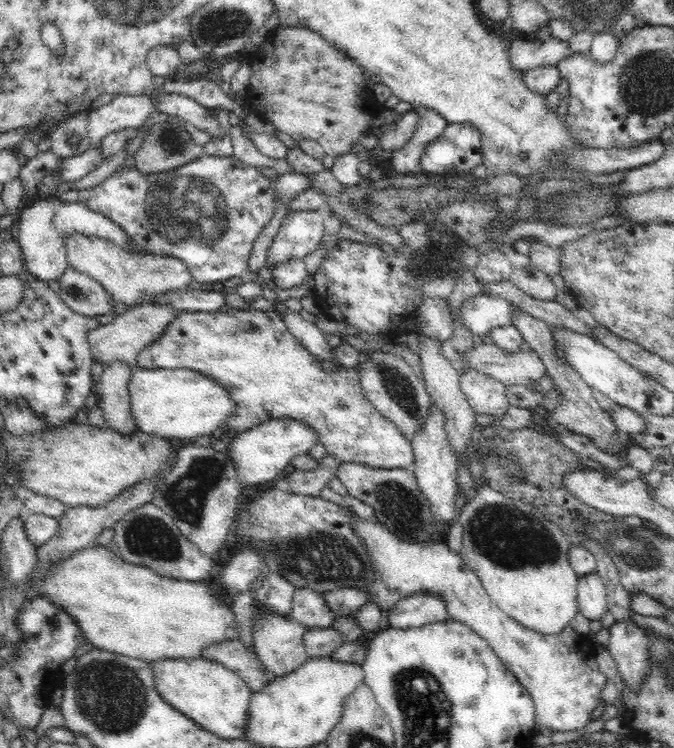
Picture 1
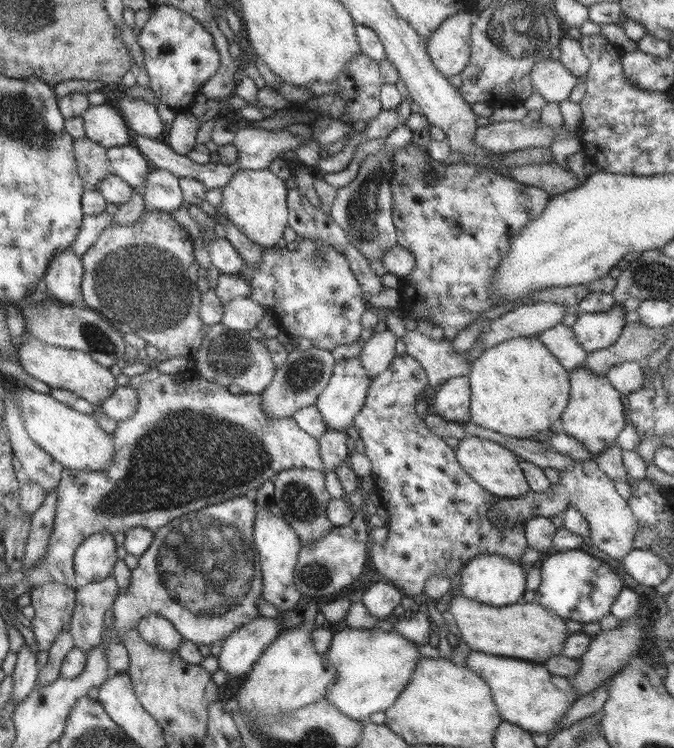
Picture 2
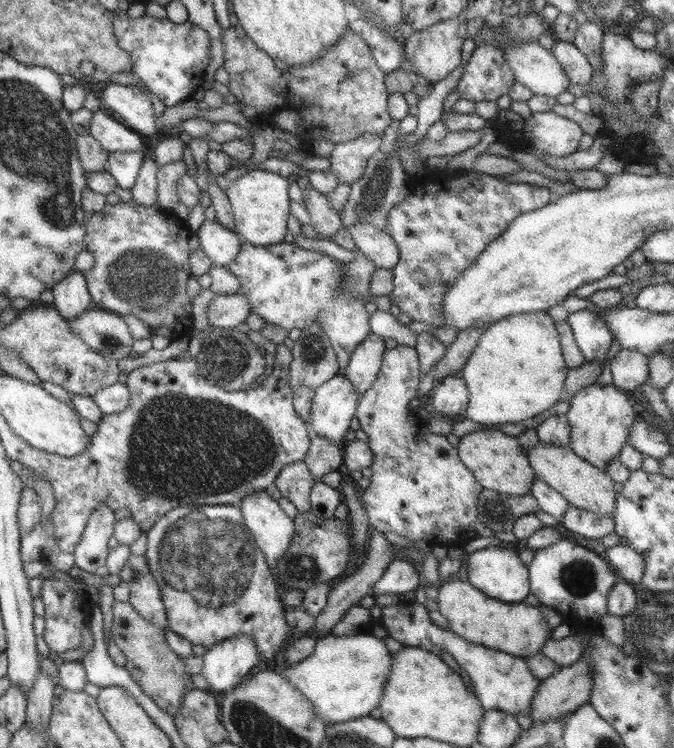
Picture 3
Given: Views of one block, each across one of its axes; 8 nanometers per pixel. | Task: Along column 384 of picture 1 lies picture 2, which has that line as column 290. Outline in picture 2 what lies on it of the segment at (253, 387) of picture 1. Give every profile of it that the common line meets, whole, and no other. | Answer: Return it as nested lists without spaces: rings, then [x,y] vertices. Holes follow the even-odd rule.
[[[151,369],[144,374],[134,375],[130,378],[130,388],[134,388],[138,394],[138,407],[132,419],[122,421],[117,424],[117,430],[112,434],[112,442],[116,455],[111,462],[111,465],[104,470],[74,470],[65,468],[61,472],[61,481],[55,488],[58,493],[58,503],[56,506],[54,530],[50,535],[47,551],[43,561],[36,563],[33,569],[25,572],[24,579],[30,584],[29,593],[32,589],[42,586],[47,582],[57,582],[58,584],[65,584],[70,588],[76,589],[76,573],[74,566],[74,557],[77,548],[85,541],[85,538],[92,536],[98,532],[109,532],[116,534],[116,532],[126,532],[132,527],[143,526],[148,530],[156,532],[168,523],[187,516],[189,513],[196,513],[202,508],[211,505],[217,505],[220,502],[225,502],[230,498],[237,496],[248,496],[250,500],[256,500],[256,490],[266,482],[266,480],[274,481],[279,472],[282,470],[290,470],[291,468],[311,468],[312,470],[319,470],[325,472],[325,466],[322,462],[320,448],[318,446],[318,439],[310,436],[310,434],[301,430],[296,424],[293,417],[290,418],[270,418],[264,411],[262,411],[262,397],[260,394],[232,394],[227,387],[220,384],[205,380],[201,378],[195,371],[186,370],[177,374],[161,374],[158,370]]]

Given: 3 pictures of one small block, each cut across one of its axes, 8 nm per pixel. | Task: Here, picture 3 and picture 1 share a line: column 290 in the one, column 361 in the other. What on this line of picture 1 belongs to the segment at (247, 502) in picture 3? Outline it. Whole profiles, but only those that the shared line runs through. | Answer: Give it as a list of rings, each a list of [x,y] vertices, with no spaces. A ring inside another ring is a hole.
[[[357,514],[352,518],[350,526],[354,529],[358,540],[368,551],[368,557],[376,569],[376,580],[366,586],[368,600],[376,603],[380,609],[388,610],[401,598],[414,593],[434,593],[442,597],[446,603],[448,619],[460,621],[468,626],[472,632],[480,636],[492,651],[514,673],[516,679],[525,689],[528,689],[534,701],[534,720],[538,728],[546,727],[551,732],[566,732],[580,730],[589,723],[590,714],[600,704],[600,694],[606,684],[606,677],[596,663],[597,643],[589,639],[589,634],[576,633],[570,625],[566,626],[560,634],[540,634],[535,630],[524,628],[519,622],[502,612],[486,592],[480,577],[464,563],[462,557],[452,551],[446,543],[434,538],[428,542],[410,542],[402,540],[392,534],[383,524],[376,519],[362,519]]]

